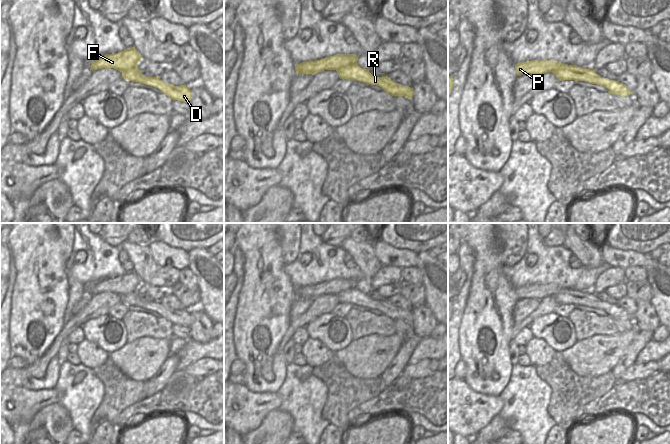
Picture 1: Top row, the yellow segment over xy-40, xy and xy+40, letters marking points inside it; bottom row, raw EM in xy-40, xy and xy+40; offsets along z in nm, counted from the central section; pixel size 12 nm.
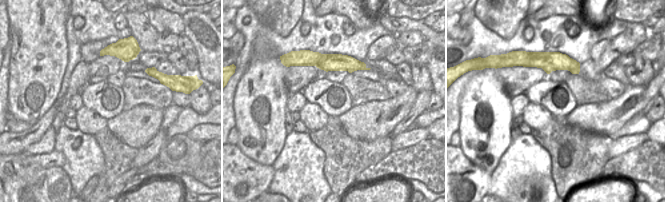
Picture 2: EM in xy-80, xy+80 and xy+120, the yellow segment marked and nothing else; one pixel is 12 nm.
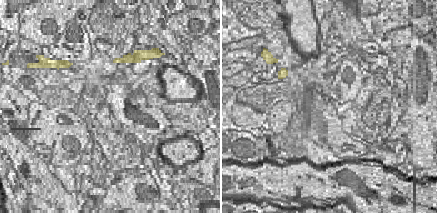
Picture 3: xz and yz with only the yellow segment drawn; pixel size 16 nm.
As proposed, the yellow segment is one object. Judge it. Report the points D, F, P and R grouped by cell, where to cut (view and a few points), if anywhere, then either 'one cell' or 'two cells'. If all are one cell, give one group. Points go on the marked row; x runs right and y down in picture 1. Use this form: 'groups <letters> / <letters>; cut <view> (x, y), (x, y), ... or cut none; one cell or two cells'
groups D R / F P; cut xy (370, 73), (359, 81); two cells

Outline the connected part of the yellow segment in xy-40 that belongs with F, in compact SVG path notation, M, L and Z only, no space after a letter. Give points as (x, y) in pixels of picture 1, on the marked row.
M132 47L122 52L100 56L92 63L90 70L113 68L122 73L122 78L136 82L145 77L137 68L140 60L141 55Z

